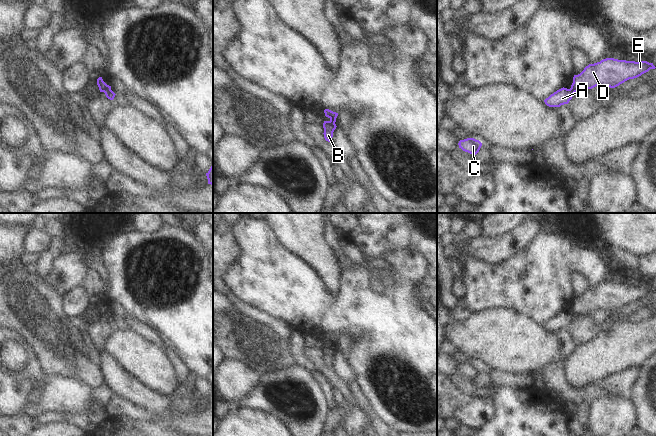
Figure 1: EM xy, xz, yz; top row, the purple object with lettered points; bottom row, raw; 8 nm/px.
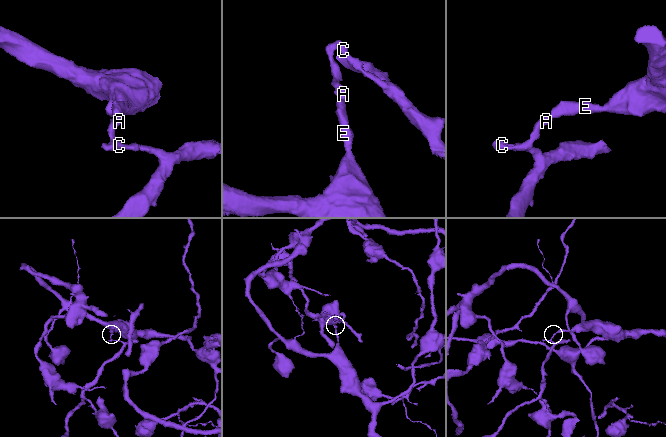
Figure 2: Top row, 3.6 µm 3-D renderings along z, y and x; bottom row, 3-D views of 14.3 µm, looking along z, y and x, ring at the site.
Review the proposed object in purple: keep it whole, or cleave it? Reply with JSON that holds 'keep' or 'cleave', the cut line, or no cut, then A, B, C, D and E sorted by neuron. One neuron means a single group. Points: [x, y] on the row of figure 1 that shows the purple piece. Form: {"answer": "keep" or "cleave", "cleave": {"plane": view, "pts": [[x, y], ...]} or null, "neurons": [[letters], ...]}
{"answer": "cleave", "cleave": {"plane": "xy", "pts": [[110, 88], [104, 92]]}, "neurons": [["A", "C"], ["B", "D", "E"]]}

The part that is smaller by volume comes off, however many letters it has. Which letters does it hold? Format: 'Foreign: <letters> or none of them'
Foreign: A, C.

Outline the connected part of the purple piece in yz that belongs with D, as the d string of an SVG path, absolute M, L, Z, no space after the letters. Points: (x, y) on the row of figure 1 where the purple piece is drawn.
M606 58L600 62L589 64L584 70L574 75L571 90L581 92L596 86L615 88L629 79L634 79L655 69L653 63L635 62Z

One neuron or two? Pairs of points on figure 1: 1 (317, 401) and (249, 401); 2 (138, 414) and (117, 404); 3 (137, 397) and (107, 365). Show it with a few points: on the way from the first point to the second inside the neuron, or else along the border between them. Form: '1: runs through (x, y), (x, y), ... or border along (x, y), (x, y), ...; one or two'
1: runs through (300, 401), (296, 399), (266, 400); one
2: runs through (133, 411), (122, 407); one
3: runs through (129, 389), (113, 373); one

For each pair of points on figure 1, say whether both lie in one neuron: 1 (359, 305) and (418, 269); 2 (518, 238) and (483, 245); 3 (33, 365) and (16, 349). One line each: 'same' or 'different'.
1: same
2: same
3: same

